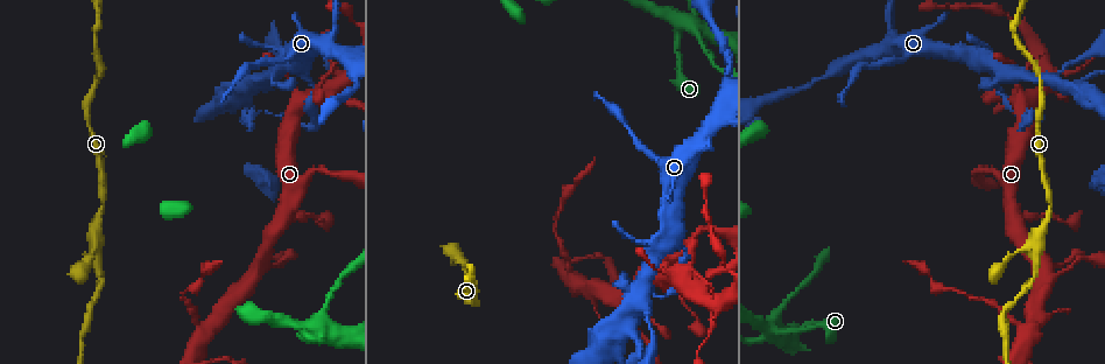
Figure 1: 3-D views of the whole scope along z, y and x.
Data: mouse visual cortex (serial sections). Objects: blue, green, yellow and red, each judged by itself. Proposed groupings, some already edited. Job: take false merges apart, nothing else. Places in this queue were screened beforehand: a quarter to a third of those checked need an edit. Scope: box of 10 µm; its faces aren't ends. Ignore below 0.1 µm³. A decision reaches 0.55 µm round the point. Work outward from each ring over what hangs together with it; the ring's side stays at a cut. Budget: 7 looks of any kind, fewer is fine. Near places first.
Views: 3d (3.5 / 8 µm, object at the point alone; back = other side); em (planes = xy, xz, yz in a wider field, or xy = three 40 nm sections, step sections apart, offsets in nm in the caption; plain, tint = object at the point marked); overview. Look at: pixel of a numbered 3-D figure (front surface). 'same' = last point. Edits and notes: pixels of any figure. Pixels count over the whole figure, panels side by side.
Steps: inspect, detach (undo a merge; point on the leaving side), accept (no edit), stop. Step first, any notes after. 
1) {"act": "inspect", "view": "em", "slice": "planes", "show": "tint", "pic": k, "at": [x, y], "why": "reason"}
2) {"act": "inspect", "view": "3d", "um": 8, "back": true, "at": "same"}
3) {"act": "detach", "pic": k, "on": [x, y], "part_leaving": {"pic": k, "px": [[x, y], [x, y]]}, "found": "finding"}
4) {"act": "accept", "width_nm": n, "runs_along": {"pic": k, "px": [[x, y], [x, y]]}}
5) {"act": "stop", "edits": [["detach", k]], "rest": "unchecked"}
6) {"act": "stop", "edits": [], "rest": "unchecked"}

{"act": "inspect", "view": "3d", "um": 3.5, "pic": 1, "at": [980, 64], "why": "three arms meet"}

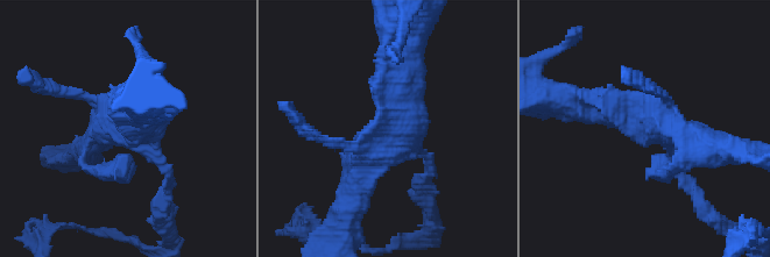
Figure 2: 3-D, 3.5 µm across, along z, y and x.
{"act": "inspect", "view": "em", "slice": "xy", "step": 2, "show": "tint", "pic": 2, "at": [648, 129], "why": "shape alone is not enough"}

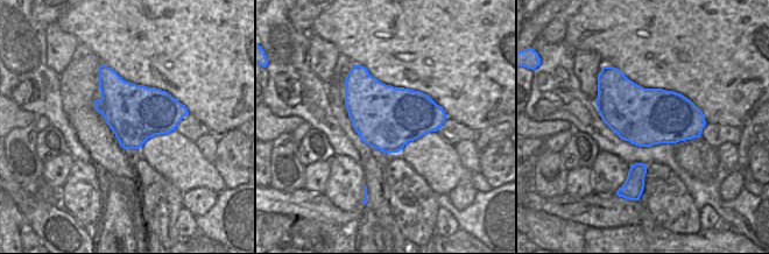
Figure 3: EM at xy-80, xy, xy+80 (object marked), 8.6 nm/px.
{"act": "accept", "runs_along": {"pic": 2, "px": [[397, 62], [397, 127], [354, 190]]}, "found": "continuous, no second cell"}

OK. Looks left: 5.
{"act": "inspect", "view": "3d", "um": 8, "pic": 1, "at": [1048, 275], "why": "three arms meet"}

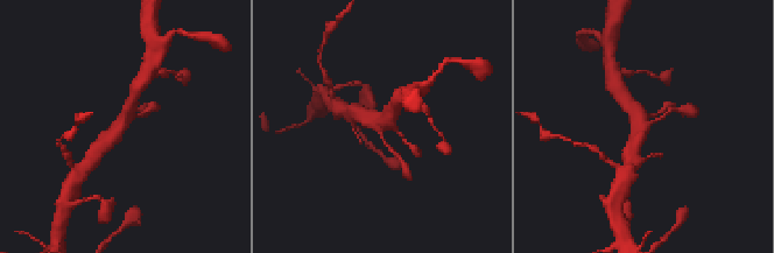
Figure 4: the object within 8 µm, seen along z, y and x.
{"act": "inspect", "view": "em", "slice": "planes", "show": "tint", "at": "same", "why": "now the EM"}

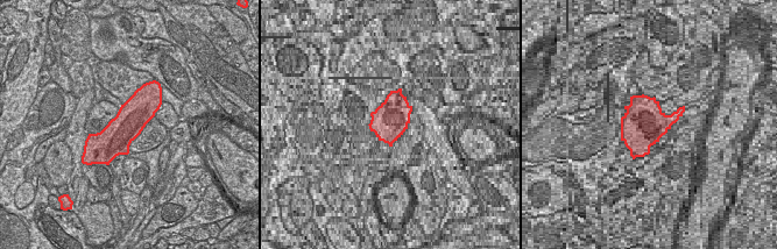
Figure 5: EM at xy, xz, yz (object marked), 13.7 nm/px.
{"act": "accept", "runs_along": {"pic": 4, "px": [[133, 97], [122, 124], [98, 148]]}, "found": "continuous, no second cell"}

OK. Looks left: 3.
{"act": "inspect", "view": "3d", "um": 3.5, "pic": 1, "at": [1029, 332], "why": "branch point"}

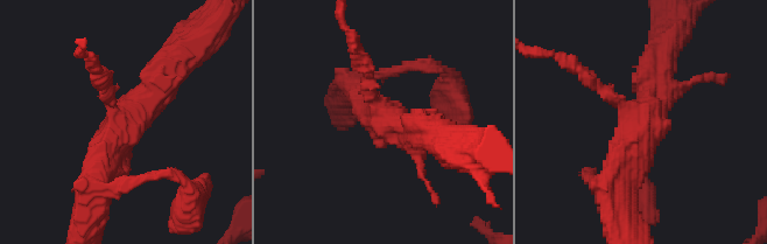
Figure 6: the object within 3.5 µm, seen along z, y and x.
{"act": "inspect", "view": "em", "slice": "xy", "step": 5, "show": "tint", "pic": 6, "at": [383, 118], "why": "now the EM"}

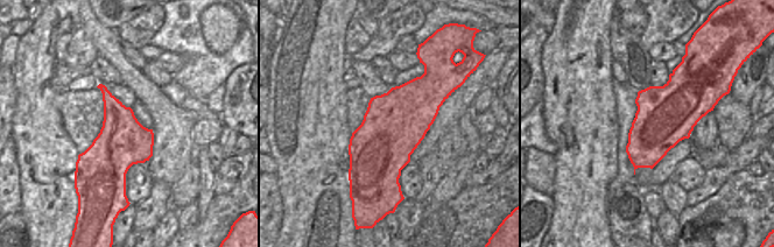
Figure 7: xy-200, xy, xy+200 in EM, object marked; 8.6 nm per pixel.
{"act": "detach", "pic": 6, "on": [99, 79], "part_leaving": {"pic": 6, "px": [[108, 98], [90, 55], [79, 51]]}, "found": "two cells meet here"}

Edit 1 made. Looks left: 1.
{"act": "stop", "edits": [["detach", 6]], "rest": "unchecked"}

